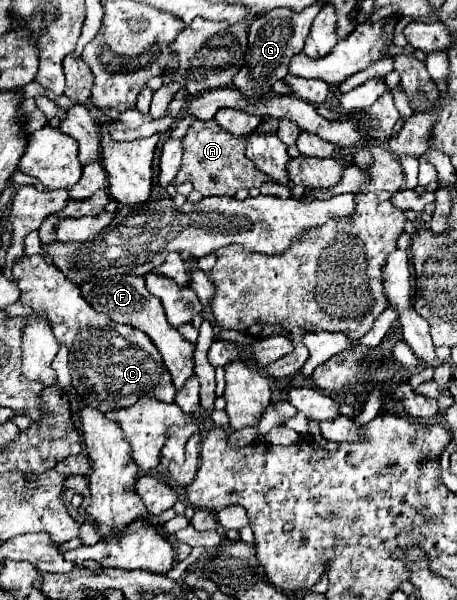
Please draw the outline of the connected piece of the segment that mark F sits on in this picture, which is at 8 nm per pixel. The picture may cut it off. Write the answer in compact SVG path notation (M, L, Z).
M114 275L114 277L88 279L86 283L82 283L82 295L96 311L110 315L110 319L114 319L116 323L134 325L146 333L152 339L152 343L156 343L172 379L174 379L176 389L182 389L184 383L194 375L194 349L196 349L194 343L188 343L186 339L182 339L182 335L178 335L178 331L168 323L162 303L154 295L148 293L148 289L144 285L144 277Z

